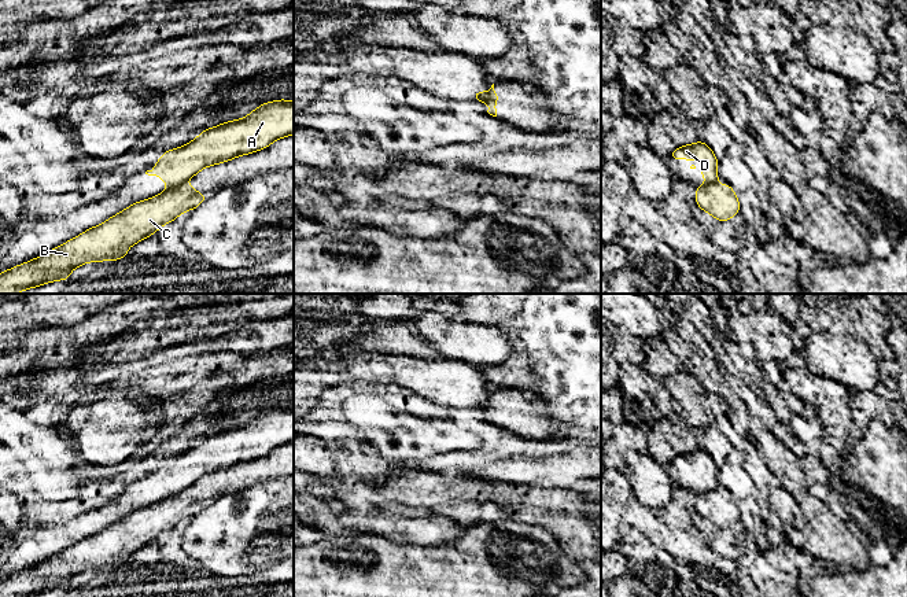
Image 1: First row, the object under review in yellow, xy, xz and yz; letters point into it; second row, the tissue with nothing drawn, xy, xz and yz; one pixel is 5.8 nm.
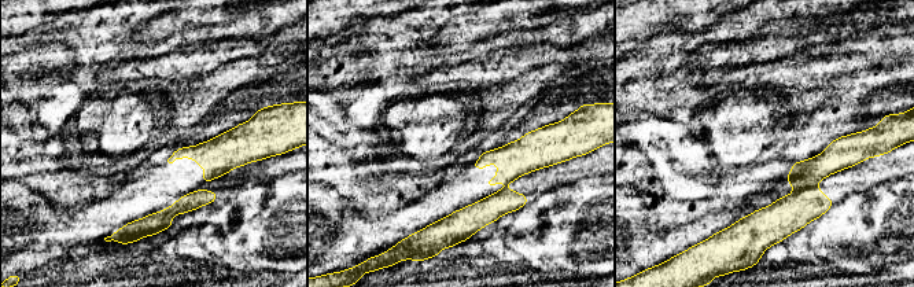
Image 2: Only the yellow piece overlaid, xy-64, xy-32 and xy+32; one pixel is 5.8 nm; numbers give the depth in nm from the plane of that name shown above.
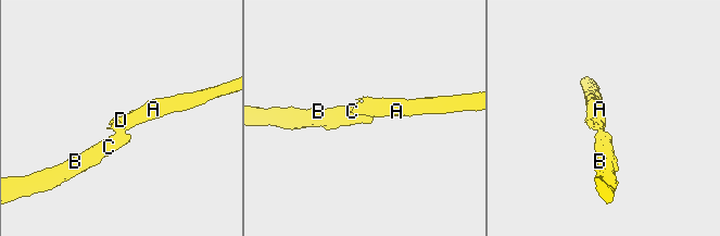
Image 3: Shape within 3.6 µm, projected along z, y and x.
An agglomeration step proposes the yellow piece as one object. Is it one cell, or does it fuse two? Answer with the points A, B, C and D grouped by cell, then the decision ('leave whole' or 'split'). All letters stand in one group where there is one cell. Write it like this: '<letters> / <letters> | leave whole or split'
A D / B C | split

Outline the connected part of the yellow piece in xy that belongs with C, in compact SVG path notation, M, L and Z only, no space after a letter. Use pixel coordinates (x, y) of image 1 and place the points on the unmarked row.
M182 490L133 511L41 564L0 581L0 597L27 597L44 590L69 587L71 578L86 570L128 564L130 553L154 542L161 534L173 530L181 520L193 517L206 506L206 502Z

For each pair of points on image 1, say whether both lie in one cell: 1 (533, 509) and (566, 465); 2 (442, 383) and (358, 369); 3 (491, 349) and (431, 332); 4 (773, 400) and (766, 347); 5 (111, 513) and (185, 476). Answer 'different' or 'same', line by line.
1: different
2: same
3: same
4: different
5: same

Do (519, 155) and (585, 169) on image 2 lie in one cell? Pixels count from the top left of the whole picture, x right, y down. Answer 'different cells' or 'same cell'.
different cells

